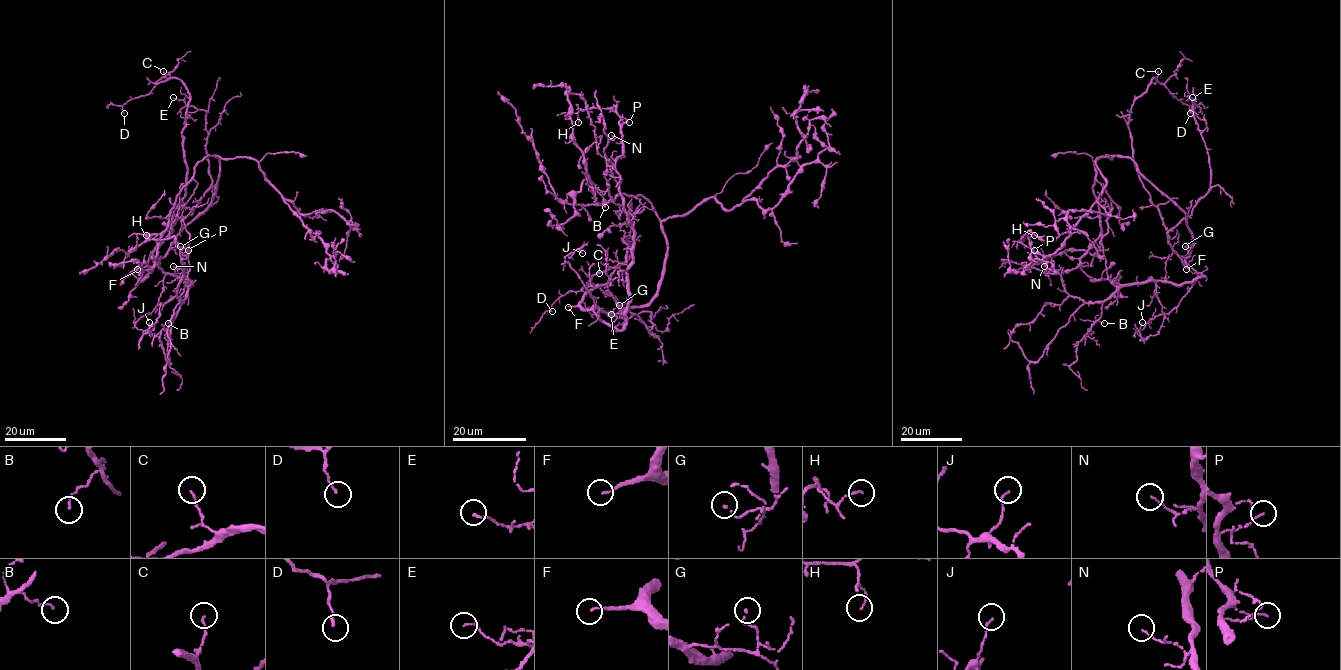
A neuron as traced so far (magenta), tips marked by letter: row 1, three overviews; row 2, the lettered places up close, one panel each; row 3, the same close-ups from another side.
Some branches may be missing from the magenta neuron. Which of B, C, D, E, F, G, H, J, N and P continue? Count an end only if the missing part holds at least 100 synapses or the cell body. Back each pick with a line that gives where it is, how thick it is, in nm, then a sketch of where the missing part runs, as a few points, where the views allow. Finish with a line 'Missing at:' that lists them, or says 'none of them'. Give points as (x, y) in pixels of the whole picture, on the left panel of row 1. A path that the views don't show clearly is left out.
F: Place: (137, 269). Thickness 100 nm. Course of what is missing: (137, 269), (57, 287), (38, 303), (60, 328), (97, 340), (101, 373), (69, 373)
Missing at: F

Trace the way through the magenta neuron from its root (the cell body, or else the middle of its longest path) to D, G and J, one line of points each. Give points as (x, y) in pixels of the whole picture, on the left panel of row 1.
D: (185, 227), (149, 266), (185, 192), (186, 86), (177, 78), (162, 81), (124, 104), (124, 113)
G: (185, 227), (170, 248), (180, 246)
J: (185, 227), (160, 260), (159, 268), (165, 276), (158, 304), (135, 325), (145, 331), (149, 322)

